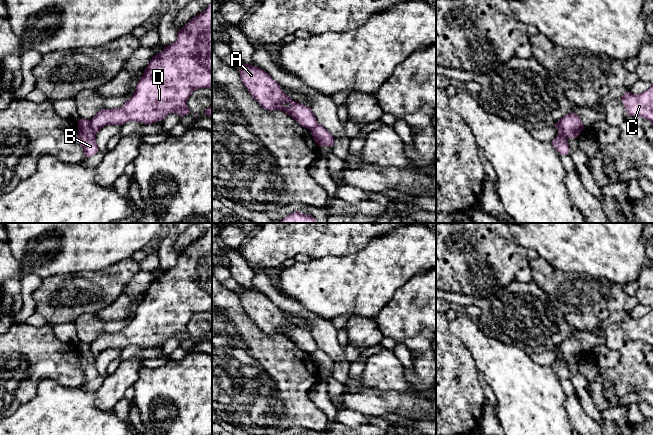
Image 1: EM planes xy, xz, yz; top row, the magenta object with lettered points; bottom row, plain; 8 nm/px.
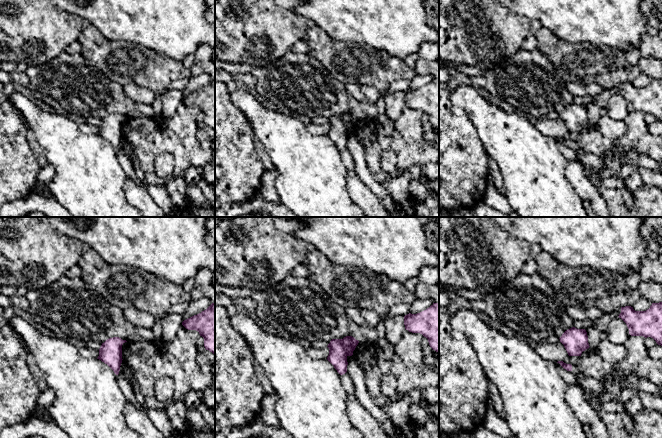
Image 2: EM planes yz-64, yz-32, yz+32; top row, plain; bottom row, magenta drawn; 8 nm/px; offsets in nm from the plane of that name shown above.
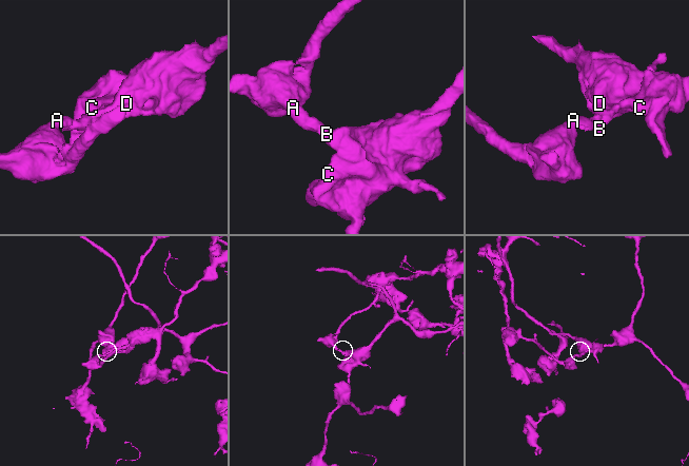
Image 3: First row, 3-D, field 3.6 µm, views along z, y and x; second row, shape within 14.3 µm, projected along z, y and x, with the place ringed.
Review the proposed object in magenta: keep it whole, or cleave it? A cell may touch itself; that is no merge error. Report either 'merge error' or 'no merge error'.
merge error

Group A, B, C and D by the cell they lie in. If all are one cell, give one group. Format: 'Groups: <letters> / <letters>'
Groups: A B / C D

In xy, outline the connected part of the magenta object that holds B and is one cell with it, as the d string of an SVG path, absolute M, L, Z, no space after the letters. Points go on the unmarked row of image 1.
M79 343L78 345L78 366L83 371L86 381L95 379L99 372L96 367L95 359L90 352L90 345Z

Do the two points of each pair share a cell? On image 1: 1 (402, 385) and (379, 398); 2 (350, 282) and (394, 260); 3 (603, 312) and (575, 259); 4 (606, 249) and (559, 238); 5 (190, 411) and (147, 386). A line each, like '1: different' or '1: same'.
1: different
2: same
3: different
4: same
5: same

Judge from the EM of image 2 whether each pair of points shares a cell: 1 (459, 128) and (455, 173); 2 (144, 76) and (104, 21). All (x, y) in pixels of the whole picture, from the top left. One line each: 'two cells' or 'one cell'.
1: one cell
2: two cells

